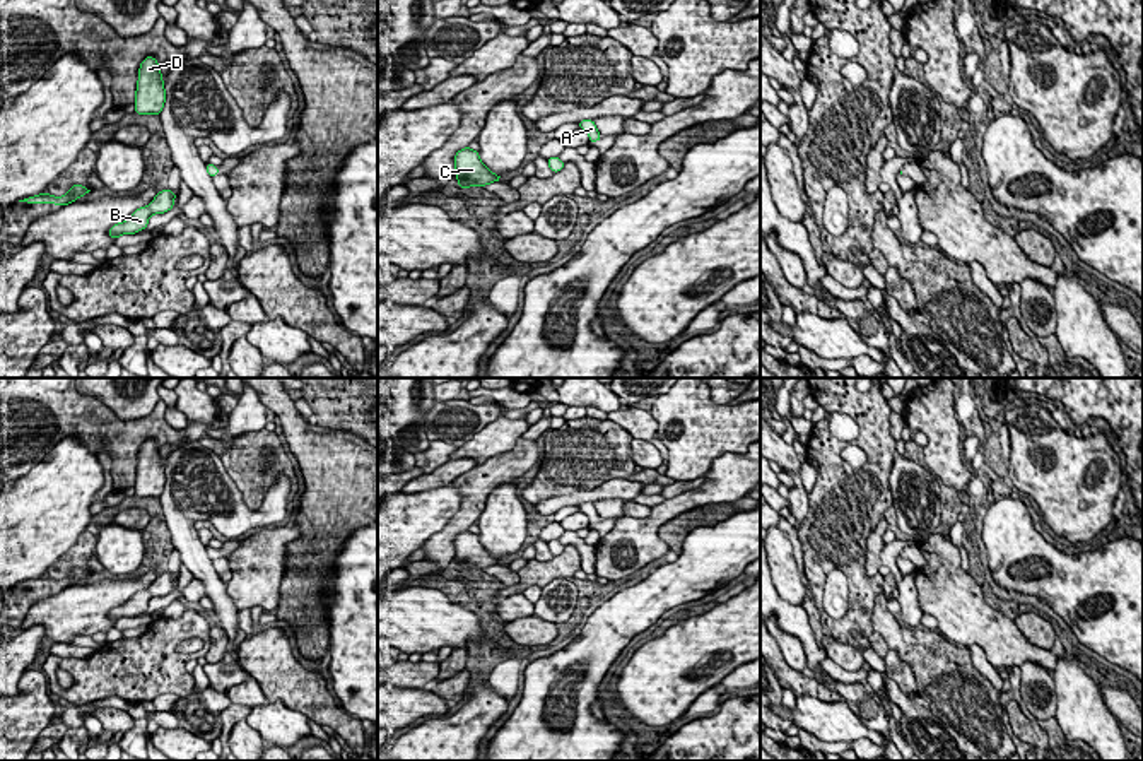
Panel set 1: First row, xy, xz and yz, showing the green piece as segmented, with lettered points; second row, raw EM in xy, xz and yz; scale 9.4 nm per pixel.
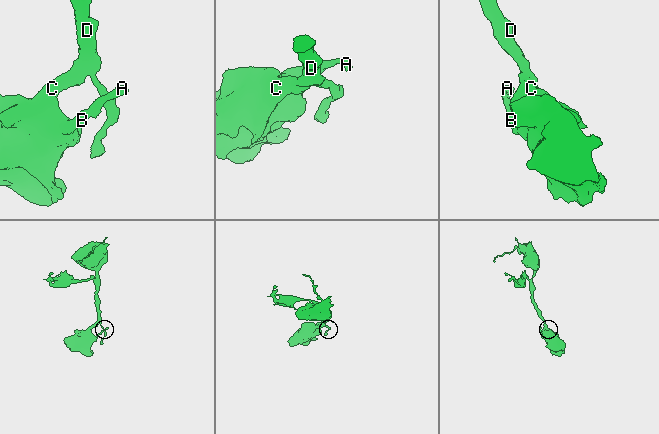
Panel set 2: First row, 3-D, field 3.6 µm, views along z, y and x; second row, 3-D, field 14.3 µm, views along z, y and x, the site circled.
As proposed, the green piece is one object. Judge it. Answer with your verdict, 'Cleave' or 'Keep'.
Keep

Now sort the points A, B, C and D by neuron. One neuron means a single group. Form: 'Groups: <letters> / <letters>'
Groups: A B C D

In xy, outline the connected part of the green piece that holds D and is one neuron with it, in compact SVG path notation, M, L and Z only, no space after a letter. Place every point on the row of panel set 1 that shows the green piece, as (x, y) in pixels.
M147 56L140 63L138 82L135 92L137 115L161 115L166 101L161 68L154 56Z

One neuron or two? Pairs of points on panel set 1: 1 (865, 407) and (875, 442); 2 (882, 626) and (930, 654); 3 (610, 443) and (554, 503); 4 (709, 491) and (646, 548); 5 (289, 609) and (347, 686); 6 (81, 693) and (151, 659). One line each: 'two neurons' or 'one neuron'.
1: one neuron
2: one neuron
3: two neurons
4: one neuron
5: two neurons
6: one neuron

